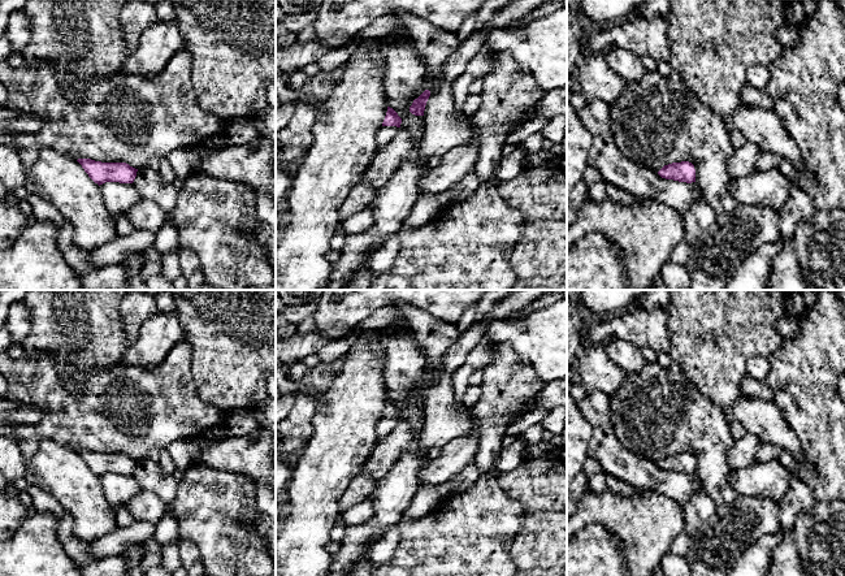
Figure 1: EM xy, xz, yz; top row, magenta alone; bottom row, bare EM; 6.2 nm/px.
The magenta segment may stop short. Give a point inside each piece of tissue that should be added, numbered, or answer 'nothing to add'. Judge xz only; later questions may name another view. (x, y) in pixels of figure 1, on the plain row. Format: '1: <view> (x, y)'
1: xz (518, 299)

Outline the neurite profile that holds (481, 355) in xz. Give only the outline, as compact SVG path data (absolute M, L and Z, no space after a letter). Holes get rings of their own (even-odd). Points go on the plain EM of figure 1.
M485 333L480 342L473 347L473 350L467 355L463 364L452 374L452 395L458 402L460 408L465 408L463 402L464 394L469 387L469 377L476 371L482 371L493 359L494 350L498 343Z

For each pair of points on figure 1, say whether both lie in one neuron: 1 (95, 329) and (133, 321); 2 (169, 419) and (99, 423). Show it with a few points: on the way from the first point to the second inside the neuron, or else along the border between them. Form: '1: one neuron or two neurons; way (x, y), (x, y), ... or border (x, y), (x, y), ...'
1: two neurons; border (120, 303), (122, 330), (130, 343)
2: one neuron; way (152, 432), (144, 438), (133, 440), (116, 432)

